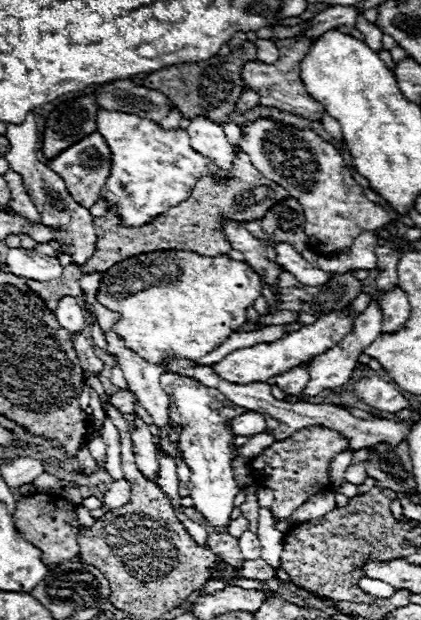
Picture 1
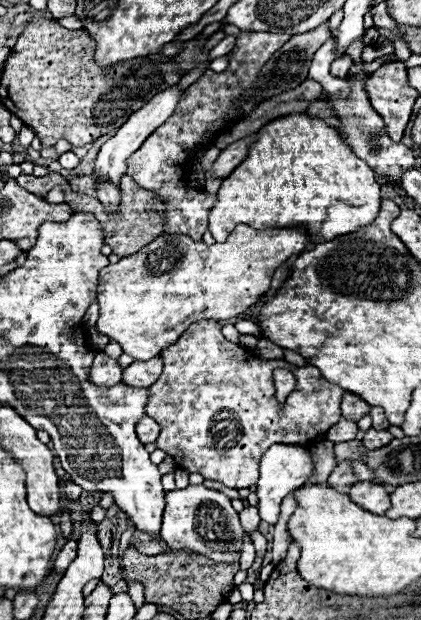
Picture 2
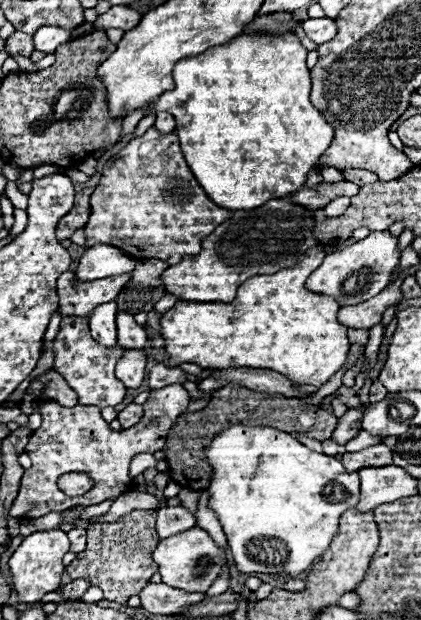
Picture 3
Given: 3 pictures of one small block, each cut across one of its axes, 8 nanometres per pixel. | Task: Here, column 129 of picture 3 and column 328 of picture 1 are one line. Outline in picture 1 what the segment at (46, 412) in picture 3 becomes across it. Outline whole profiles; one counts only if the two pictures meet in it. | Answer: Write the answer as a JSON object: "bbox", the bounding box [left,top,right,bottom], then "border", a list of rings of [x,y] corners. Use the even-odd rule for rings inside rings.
{"bbox":[250,426,348,522],"border":[[[308,426],[304,430],[294,432],[290,436],[290,440],[274,442],[260,456],[250,460],[254,480],[260,486],[274,490],[274,504],[272,504],[270,512],[276,522],[288,520],[292,516],[292,512],[298,506],[302,506],[304,502],[308,502],[314,494],[330,490],[330,484],[332,484],[332,480],[328,476],[330,462],[336,454],[340,454],[346,448],[348,448],[348,440],[342,434],[328,430],[324,426]]]}

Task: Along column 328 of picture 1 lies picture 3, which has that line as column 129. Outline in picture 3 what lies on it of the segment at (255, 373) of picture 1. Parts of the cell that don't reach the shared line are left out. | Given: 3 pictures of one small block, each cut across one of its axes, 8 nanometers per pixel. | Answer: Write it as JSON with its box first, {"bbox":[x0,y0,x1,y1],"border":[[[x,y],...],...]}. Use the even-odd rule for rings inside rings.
{"bbox":[116,310,146,350],"border":[[[120,310],[116,314],[116,324],[118,324],[118,346],[122,348],[136,348],[142,350],[146,344],[146,332],[140,324],[134,322],[134,316]]]}

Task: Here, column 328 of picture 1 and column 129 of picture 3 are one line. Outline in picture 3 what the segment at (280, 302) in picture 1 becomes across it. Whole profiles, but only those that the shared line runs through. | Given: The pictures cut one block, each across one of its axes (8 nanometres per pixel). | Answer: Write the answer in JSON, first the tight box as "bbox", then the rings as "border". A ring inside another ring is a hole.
{"bbox":[116,258,170,314],"border":[[[148,258],[136,264],[130,282],[116,298],[118,308],[130,314],[152,312],[154,304],[166,294],[166,288],[162,284],[162,272],[168,266],[170,264],[166,264],[164,260],[156,260],[156,258]]]}

